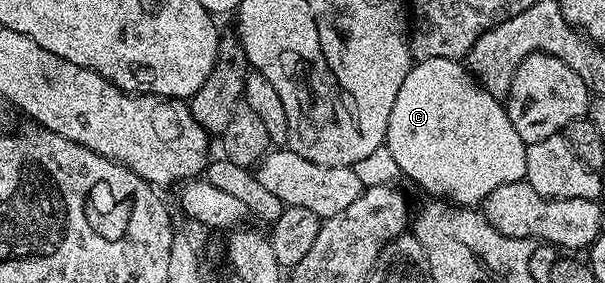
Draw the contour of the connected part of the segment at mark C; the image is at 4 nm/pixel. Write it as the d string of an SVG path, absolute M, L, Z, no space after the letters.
M432 57L431 59L417 61L414 64L413 70L407 75L407 79L403 79L403 87L399 87L399 95L395 95L395 107L391 107L391 119L387 123L384 148L391 151L398 170L404 176L406 173L415 184L426 189L429 195L436 195L446 202L462 207L480 206L485 197L491 195L491 191L495 191L495 187L503 187L503 183L525 180L525 151L527 146L523 139L519 139L519 131L515 131L515 127L511 123L508 108L498 98L491 96L460 60L452 61L442 57Z

